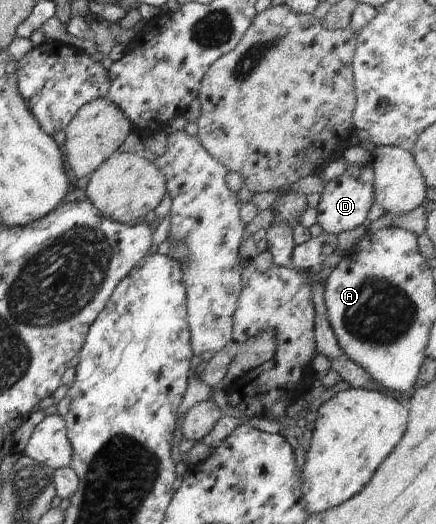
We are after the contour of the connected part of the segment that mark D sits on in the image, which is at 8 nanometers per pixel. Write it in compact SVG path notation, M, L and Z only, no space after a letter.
M370 164L362 167L349 165L343 175L326 182L316 208L318 223L325 232L334 235L341 234L345 230L353 230L367 220L367 214L374 200L374 172Z

